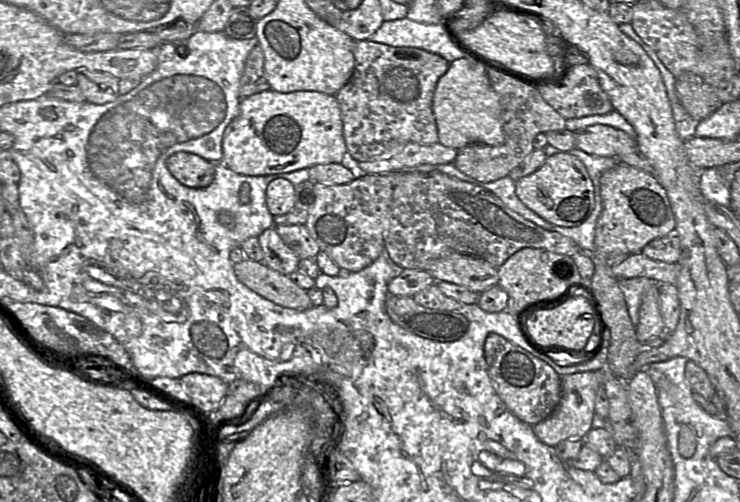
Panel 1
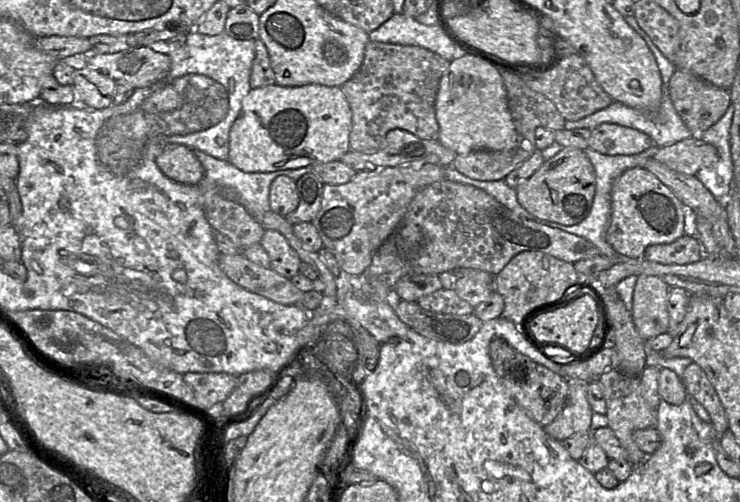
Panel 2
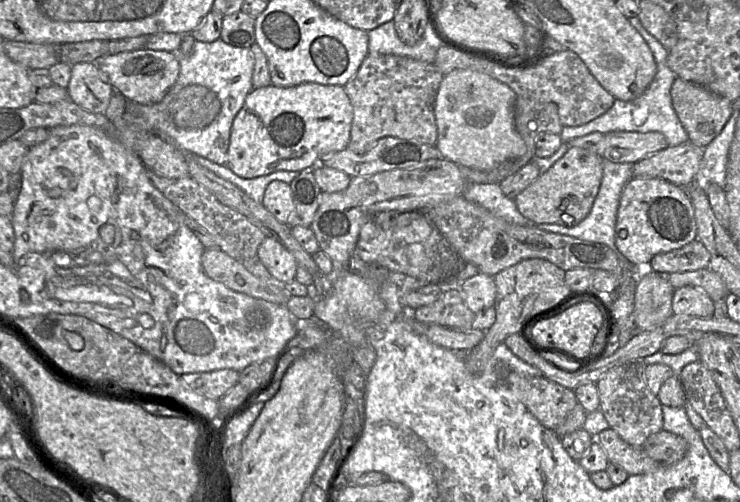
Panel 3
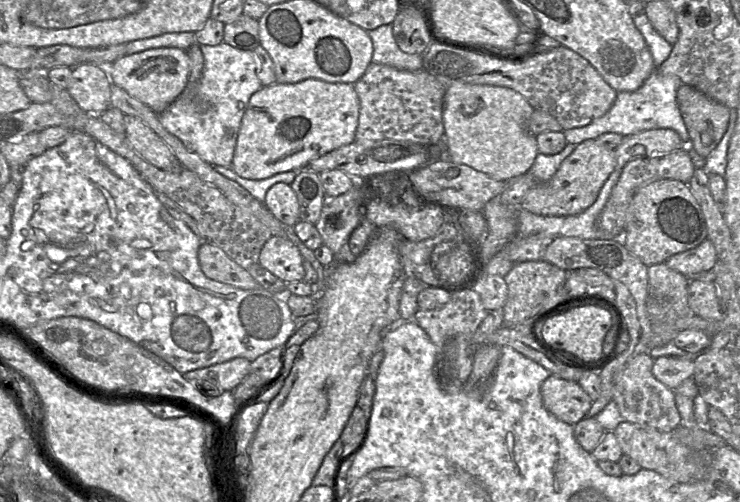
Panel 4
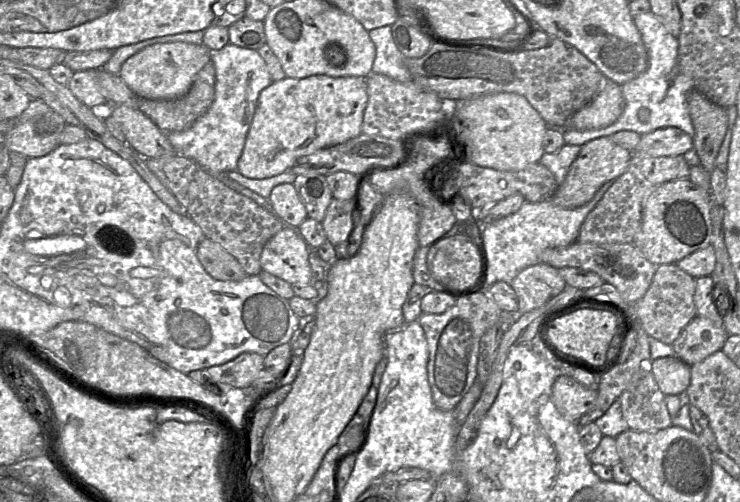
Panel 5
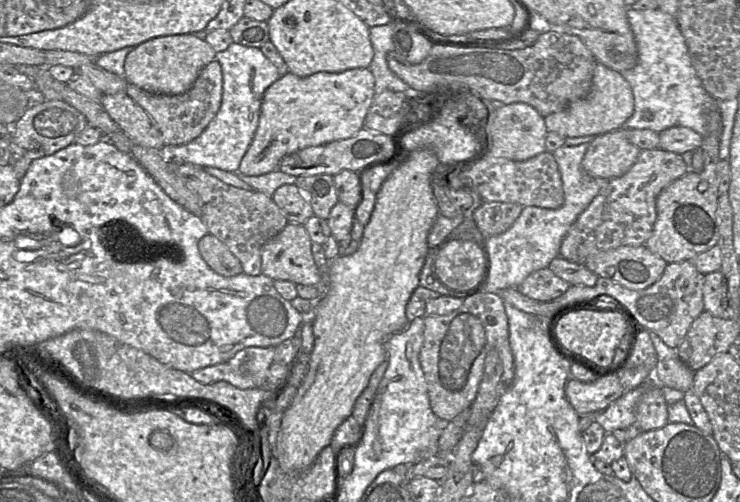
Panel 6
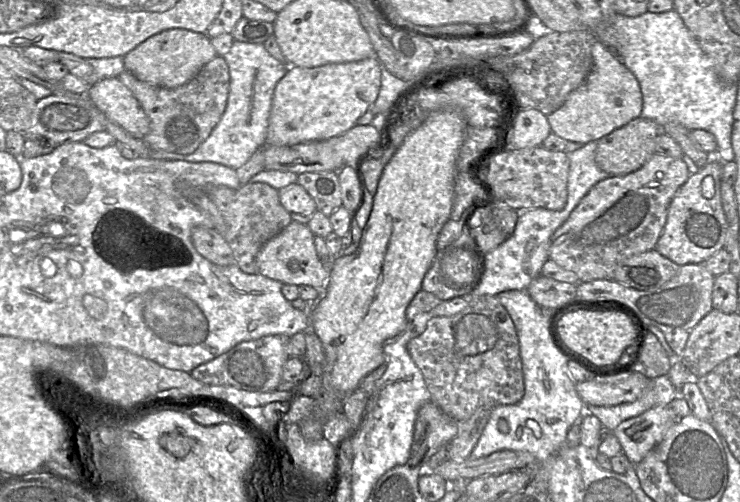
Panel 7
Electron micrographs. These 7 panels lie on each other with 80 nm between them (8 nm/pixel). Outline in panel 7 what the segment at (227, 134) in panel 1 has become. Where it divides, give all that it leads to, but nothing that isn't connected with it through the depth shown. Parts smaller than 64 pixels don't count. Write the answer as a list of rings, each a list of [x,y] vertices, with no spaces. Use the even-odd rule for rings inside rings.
[[[375,55],[360,61],[313,68],[289,66],[274,89],[265,145],[236,169],[240,183],[247,184],[254,175],[264,170],[264,150],[268,146],[290,146],[327,140],[355,126],[379,95],[381,68]]]

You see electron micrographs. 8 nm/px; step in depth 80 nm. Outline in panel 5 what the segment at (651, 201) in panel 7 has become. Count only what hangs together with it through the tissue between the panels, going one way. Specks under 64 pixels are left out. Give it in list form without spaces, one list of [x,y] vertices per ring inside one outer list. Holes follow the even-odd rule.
[[[633,154],[625,172],[616,178],[587,215],[577,241],[597,244],[633,243],[641,226],[644,203],[651,191],[662,183],[688,178],[689,169],[683,155],[651,157]]]

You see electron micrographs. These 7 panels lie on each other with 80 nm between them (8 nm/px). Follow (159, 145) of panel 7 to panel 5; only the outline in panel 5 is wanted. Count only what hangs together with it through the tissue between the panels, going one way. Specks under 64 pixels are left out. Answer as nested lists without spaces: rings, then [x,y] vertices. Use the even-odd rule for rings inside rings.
[[[209,61],[199,71],[192,87],[184,96],[171,100],[139,98],[138,109],[165,133],[184,131],[213,103],[215,81],[215,67]]]

